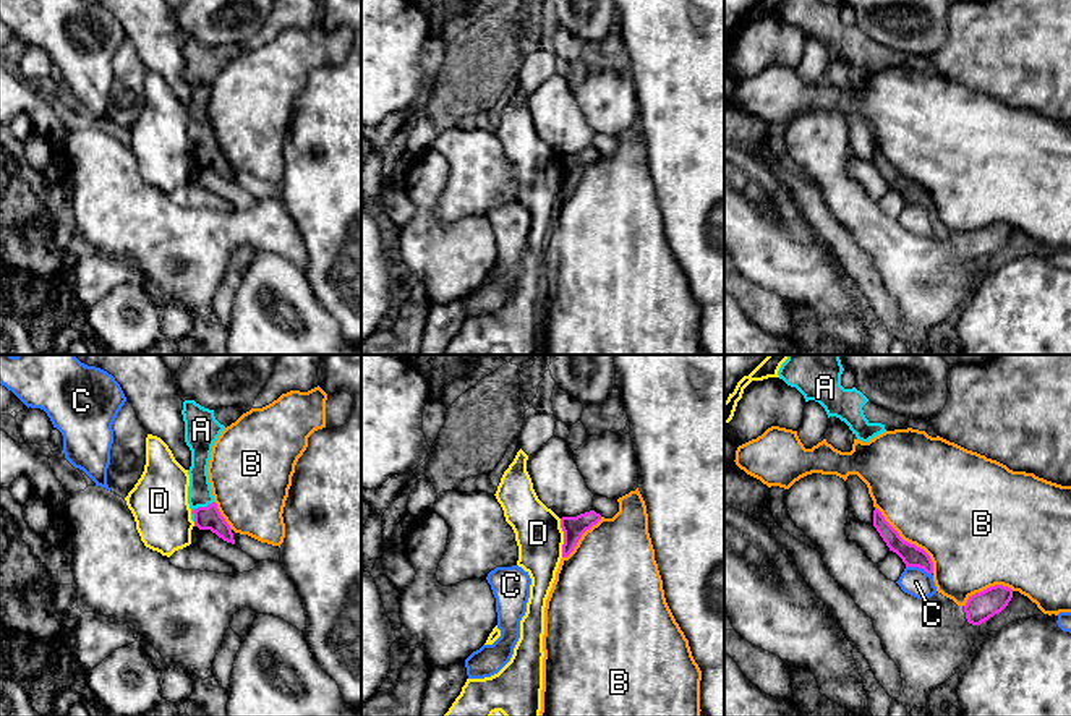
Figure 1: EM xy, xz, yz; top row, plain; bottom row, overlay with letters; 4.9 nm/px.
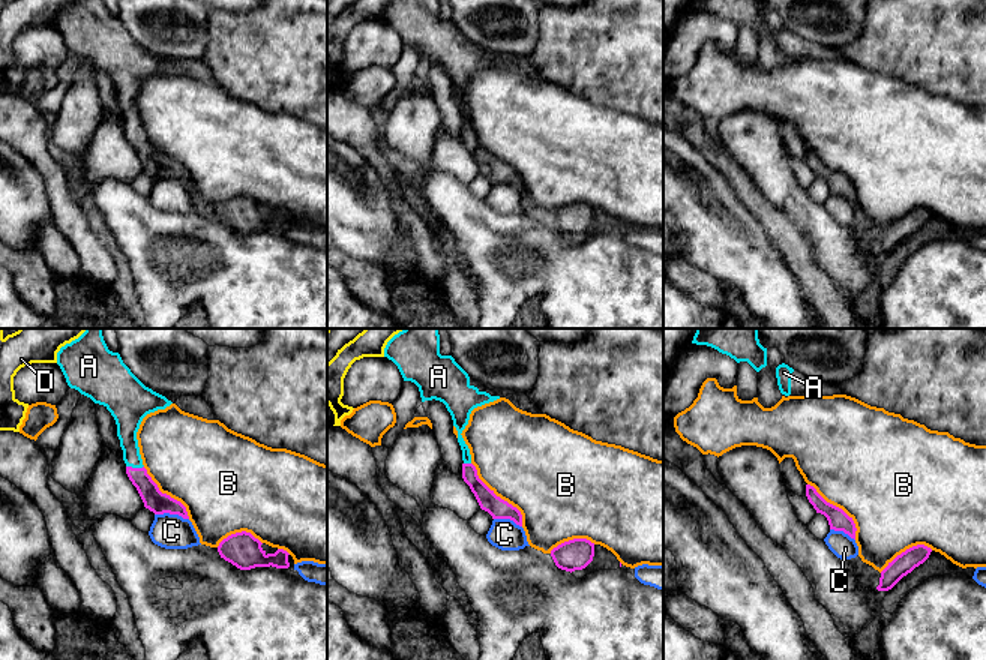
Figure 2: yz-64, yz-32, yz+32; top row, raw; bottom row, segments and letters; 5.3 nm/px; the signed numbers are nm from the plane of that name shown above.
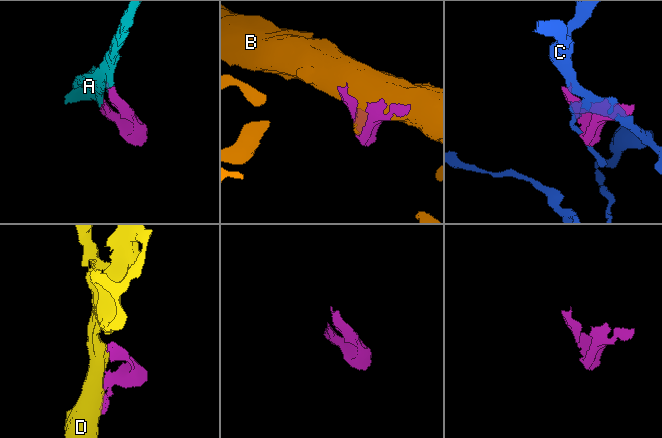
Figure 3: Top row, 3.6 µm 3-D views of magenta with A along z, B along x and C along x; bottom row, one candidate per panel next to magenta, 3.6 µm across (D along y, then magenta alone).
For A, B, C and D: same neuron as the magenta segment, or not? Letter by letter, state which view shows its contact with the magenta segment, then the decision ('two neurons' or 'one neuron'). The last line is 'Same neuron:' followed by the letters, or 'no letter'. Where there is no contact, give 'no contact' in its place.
A: xy | one neuron
B: yz | two neurons
C: yz | two neurons
D: xz | two neurons
Same neuron: A

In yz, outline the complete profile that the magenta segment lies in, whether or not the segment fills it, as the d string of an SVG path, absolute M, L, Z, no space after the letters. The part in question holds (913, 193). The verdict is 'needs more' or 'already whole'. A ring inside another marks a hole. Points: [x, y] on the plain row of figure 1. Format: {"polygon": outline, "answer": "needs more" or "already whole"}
{"polygon": "M877 144L873 147L873 164L877 165L890 188L896 190L902 196L906 204L919 204L930 212L933 211L933 199L930 193L915 181L904 178L899 170L885 157Z", "answer": "already whole"}

